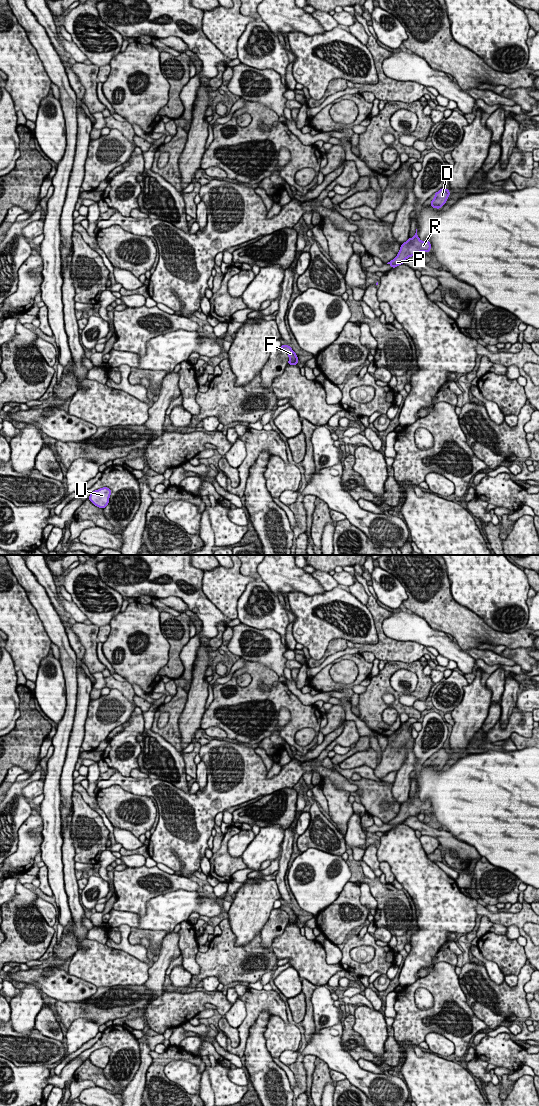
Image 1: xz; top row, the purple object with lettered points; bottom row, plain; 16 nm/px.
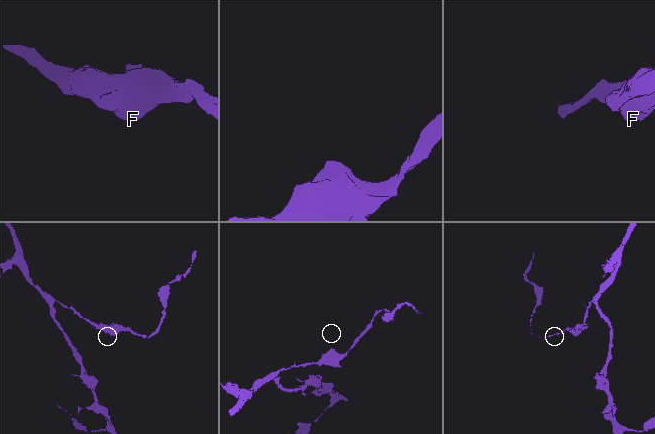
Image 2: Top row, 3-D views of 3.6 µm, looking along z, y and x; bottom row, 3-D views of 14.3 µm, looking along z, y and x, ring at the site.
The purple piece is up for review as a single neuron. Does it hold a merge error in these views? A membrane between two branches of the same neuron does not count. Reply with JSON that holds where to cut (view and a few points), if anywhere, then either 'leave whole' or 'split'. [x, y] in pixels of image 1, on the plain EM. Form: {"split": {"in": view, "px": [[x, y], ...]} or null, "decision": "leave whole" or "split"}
{"split": null, "decision": "leave whole"}

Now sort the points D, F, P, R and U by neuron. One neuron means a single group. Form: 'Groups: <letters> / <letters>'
Groups: D F P R U

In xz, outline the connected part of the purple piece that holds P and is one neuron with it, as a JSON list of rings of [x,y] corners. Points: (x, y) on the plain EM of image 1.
[[[416,789],[414,797],[412,799],[408,798],[405,803],[401,804],[400,811],[397,816],[387,824],[391,825],[392,829],[396,828],[397,826],[403,824],[407,818],[417,816],[421,811],[428,813],[430,809],[430,802],[428,800],[421,801]]]

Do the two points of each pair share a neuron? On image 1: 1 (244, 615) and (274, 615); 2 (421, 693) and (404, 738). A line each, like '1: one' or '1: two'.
1: one
2: two

